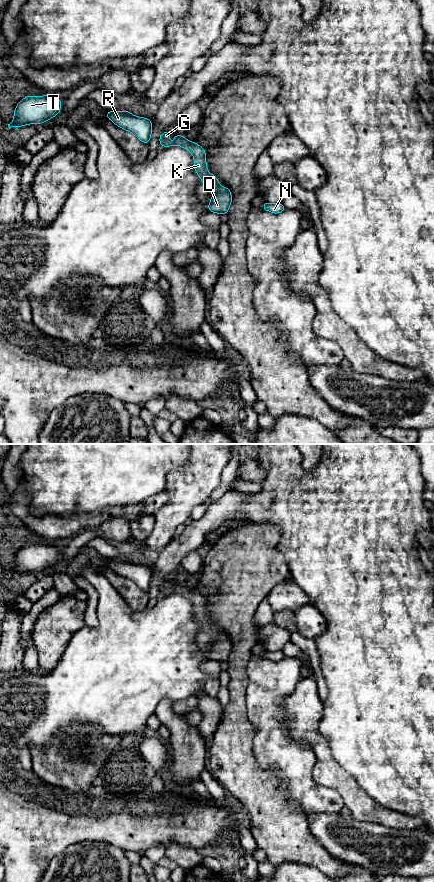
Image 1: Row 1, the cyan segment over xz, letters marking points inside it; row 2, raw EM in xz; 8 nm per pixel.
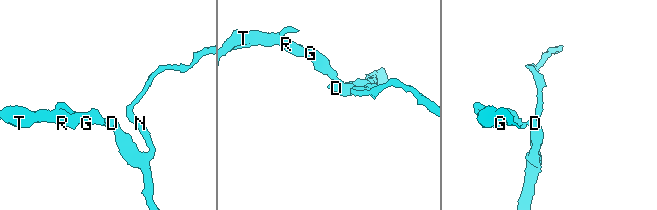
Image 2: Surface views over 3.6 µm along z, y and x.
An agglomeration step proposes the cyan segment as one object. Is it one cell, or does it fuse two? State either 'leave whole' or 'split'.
leave whole

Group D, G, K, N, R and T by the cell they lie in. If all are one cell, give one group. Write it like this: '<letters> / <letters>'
D G K N R T

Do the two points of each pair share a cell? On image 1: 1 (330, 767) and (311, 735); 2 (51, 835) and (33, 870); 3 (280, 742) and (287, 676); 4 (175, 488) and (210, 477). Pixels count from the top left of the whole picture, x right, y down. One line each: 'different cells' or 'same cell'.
1: same cell
2: same cell
3: same cell
4: same cell

